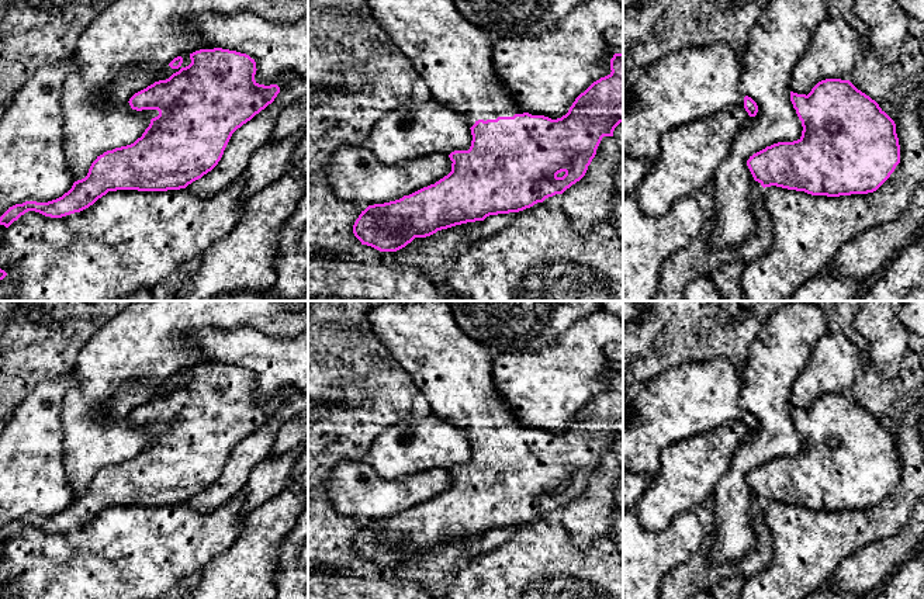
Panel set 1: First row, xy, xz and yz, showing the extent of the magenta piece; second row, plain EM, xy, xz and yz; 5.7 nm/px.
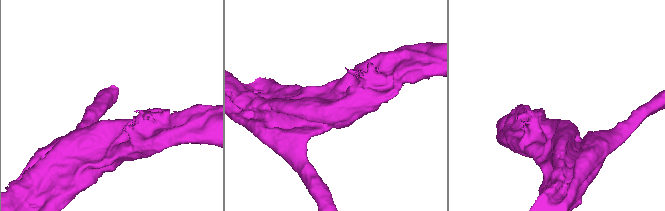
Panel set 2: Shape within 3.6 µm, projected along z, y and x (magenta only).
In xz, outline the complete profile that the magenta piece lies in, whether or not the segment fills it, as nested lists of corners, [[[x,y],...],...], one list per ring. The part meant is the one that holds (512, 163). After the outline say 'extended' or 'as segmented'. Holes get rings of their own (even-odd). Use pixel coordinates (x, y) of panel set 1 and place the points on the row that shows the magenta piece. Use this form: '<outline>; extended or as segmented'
[[[367,0],[367,7],[409,59],[419,77],[425,80],[433,100],[450,105],[466,117],[473,141],[468,150],[454,150],[449,155],[453,162],[451,172],[435,184],[395,201],[368,205],[361,211],[353,225],[353,233],[361,245],[380,252],[397,252],[415,238],[426,238],[456,225],[484,221],[489,215],[519,212],[548,197],[563,194],[585,176],[602,138],[613,136],[615,128],[623,122],[623,53],[613,55],[612,72],[581,93],[565,115],[551,120],[522,111],[494,70],[495,38],[467,21],[453,0]]]; extended

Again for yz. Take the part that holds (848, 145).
[[[821,80],[807,96],[790,91],[790,101],[802,121],[802,136],[766,146],[747,160],[754,180],[764,188],[776,186],[827,197],[868,194],[876,191],[900,163],[894,121],[849,80]]]; as segmented

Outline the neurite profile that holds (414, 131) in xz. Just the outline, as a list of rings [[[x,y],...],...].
[[[429,100],[387,111],[371,128],[367,146],[384,165],[468,150],[473,135],[466,117]]]

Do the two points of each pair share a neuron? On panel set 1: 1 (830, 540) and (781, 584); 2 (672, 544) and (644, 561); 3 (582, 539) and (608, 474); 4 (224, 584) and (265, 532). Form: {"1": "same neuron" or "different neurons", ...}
{"1": "same neuron", "2": "same neuron", "3": "same neuron", "4": "same neuron"}

